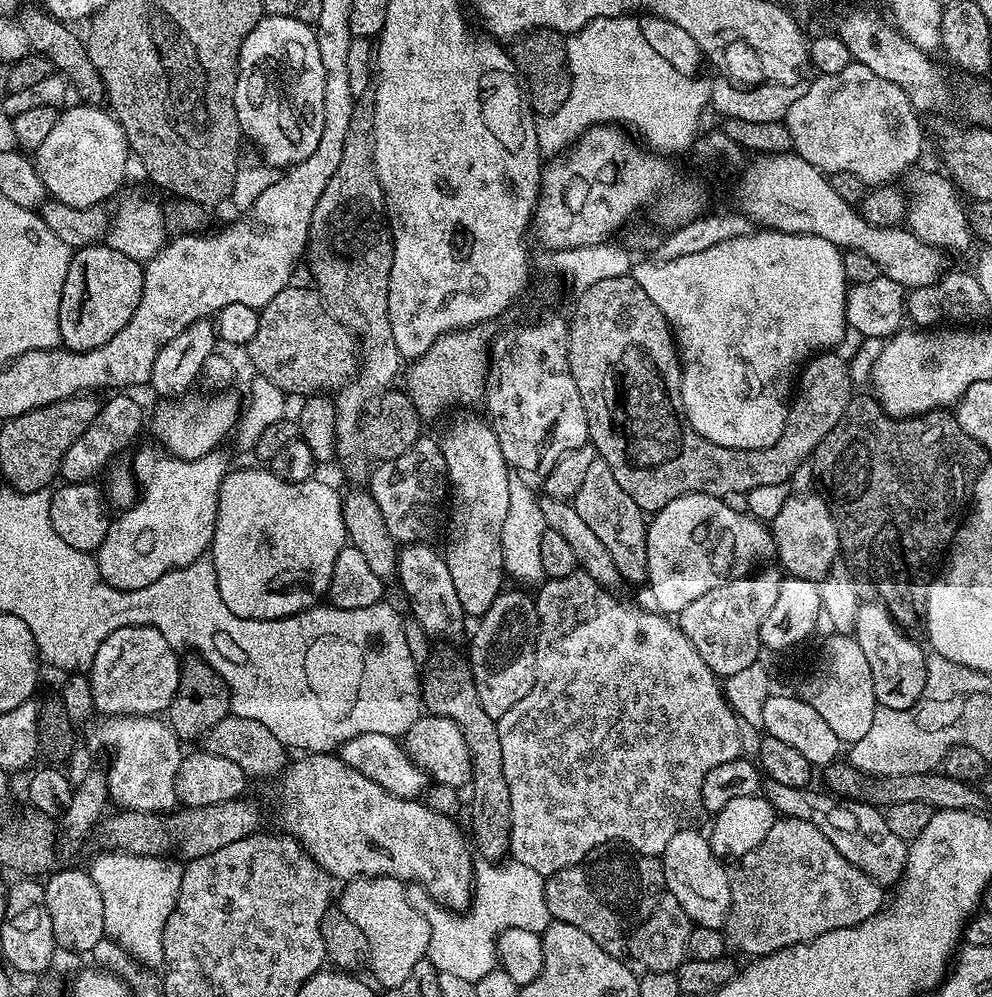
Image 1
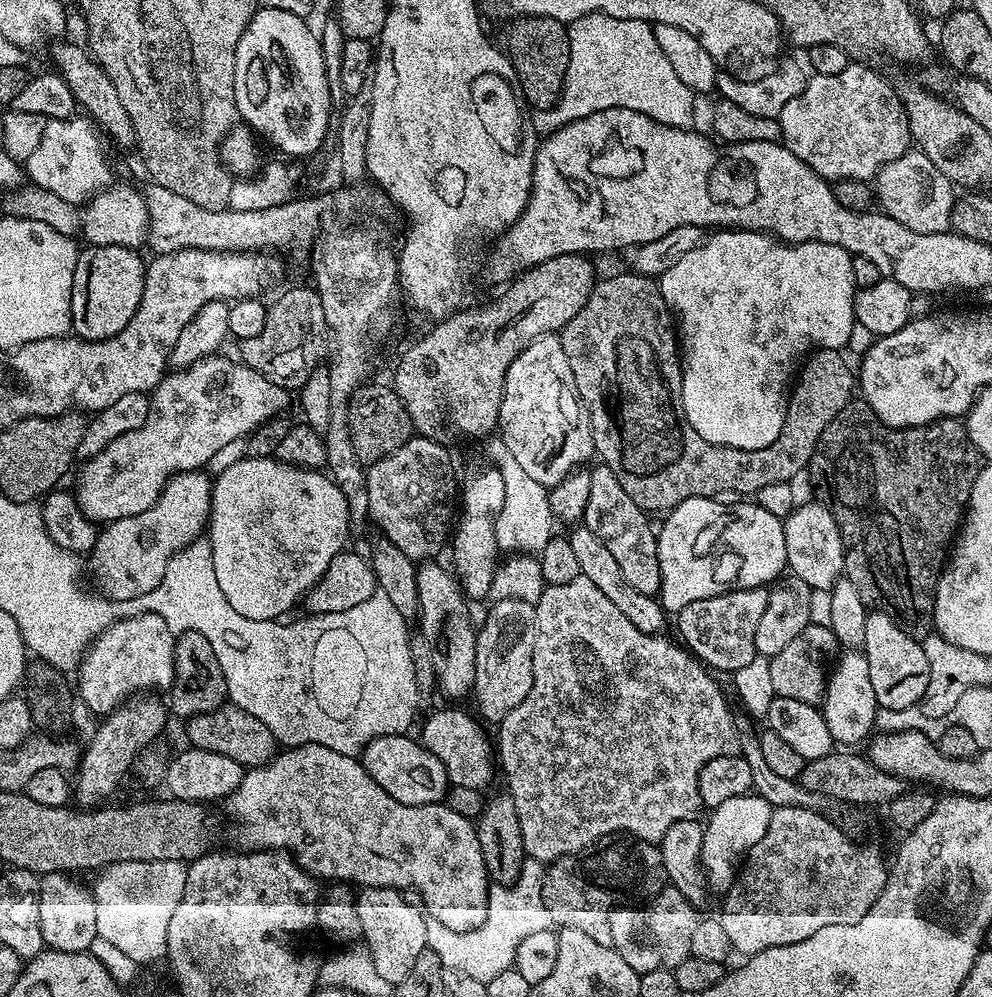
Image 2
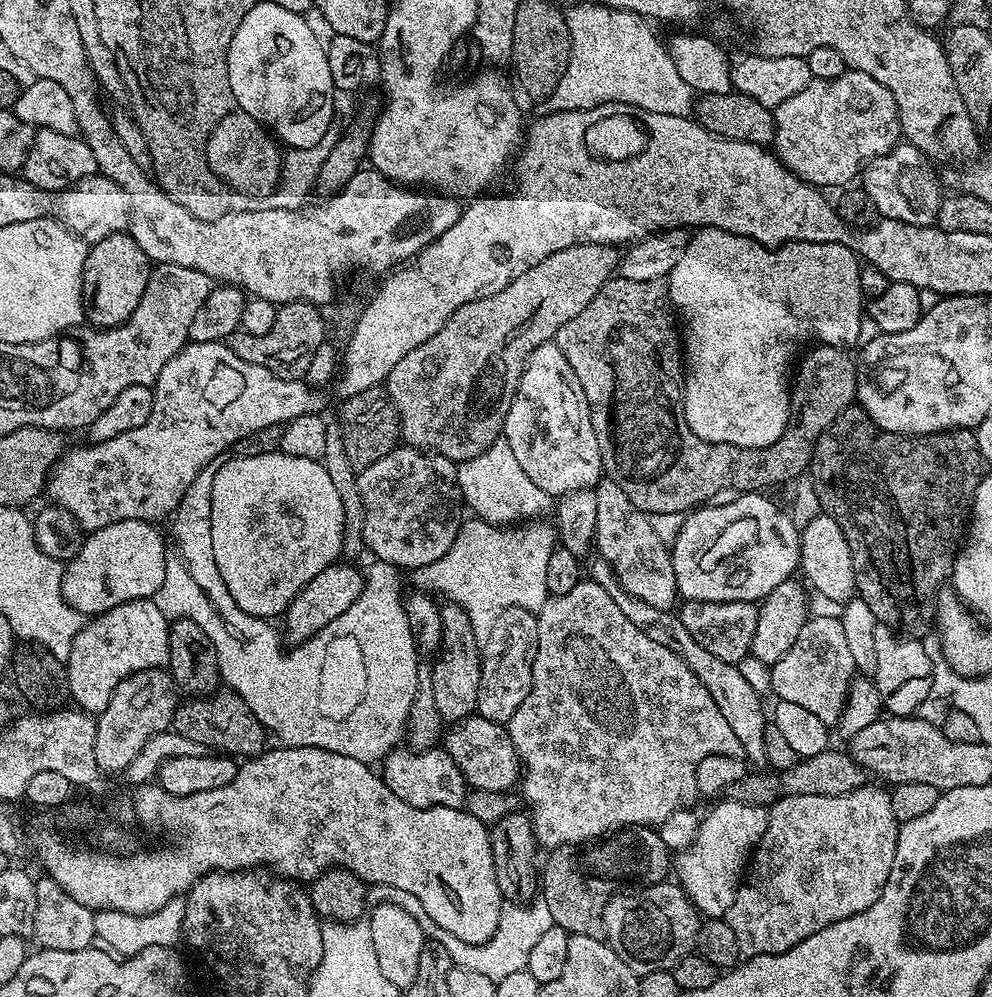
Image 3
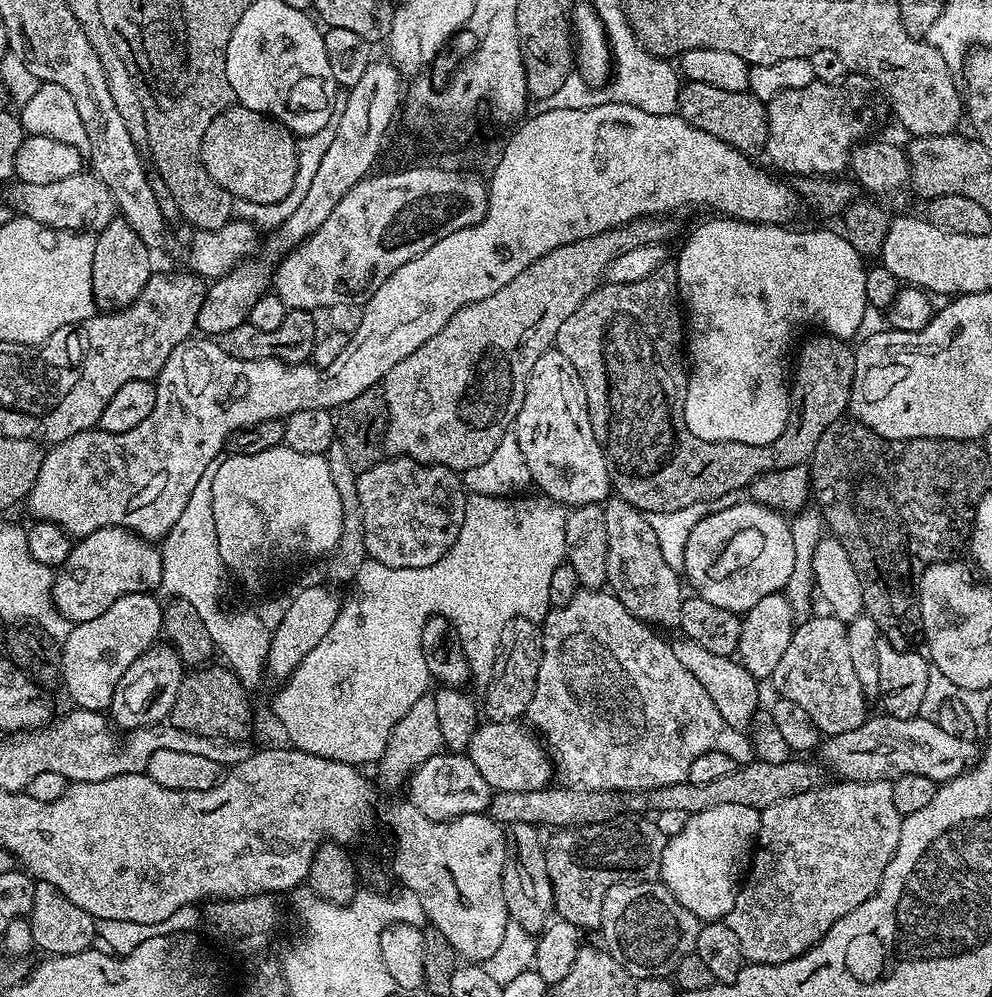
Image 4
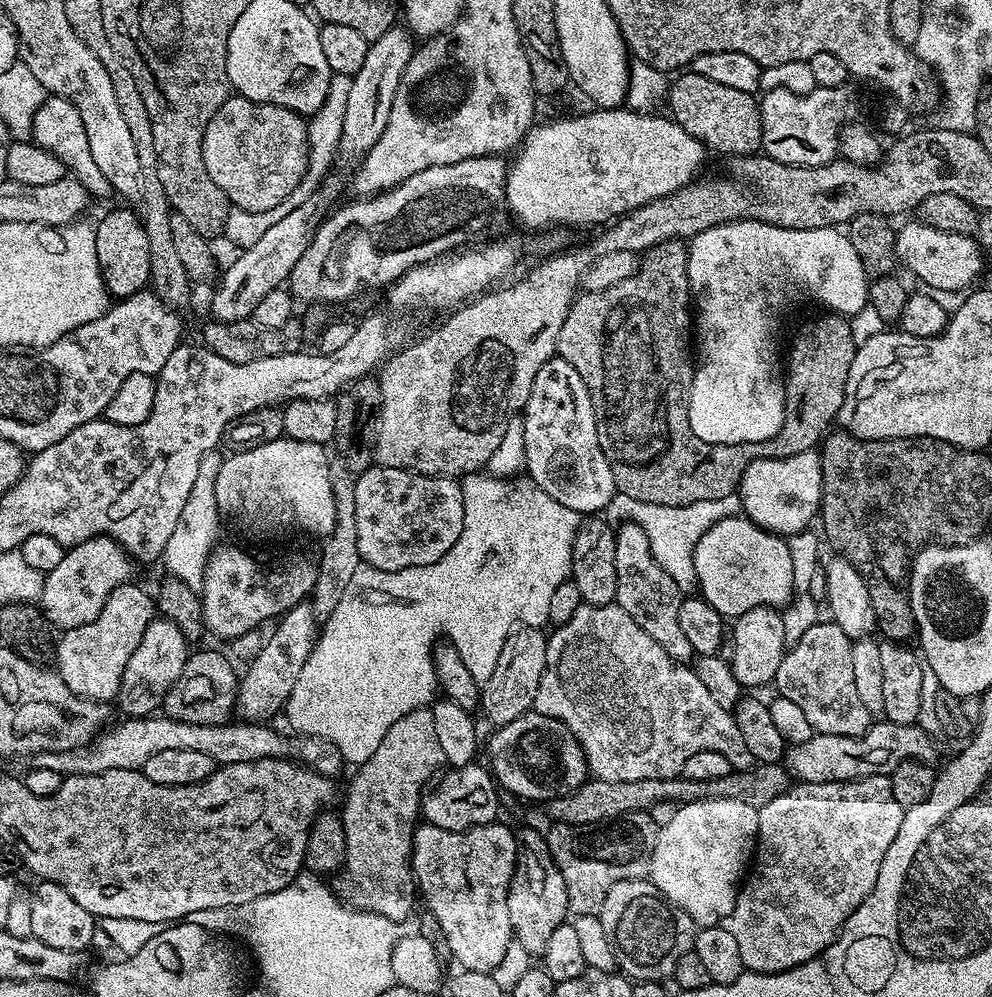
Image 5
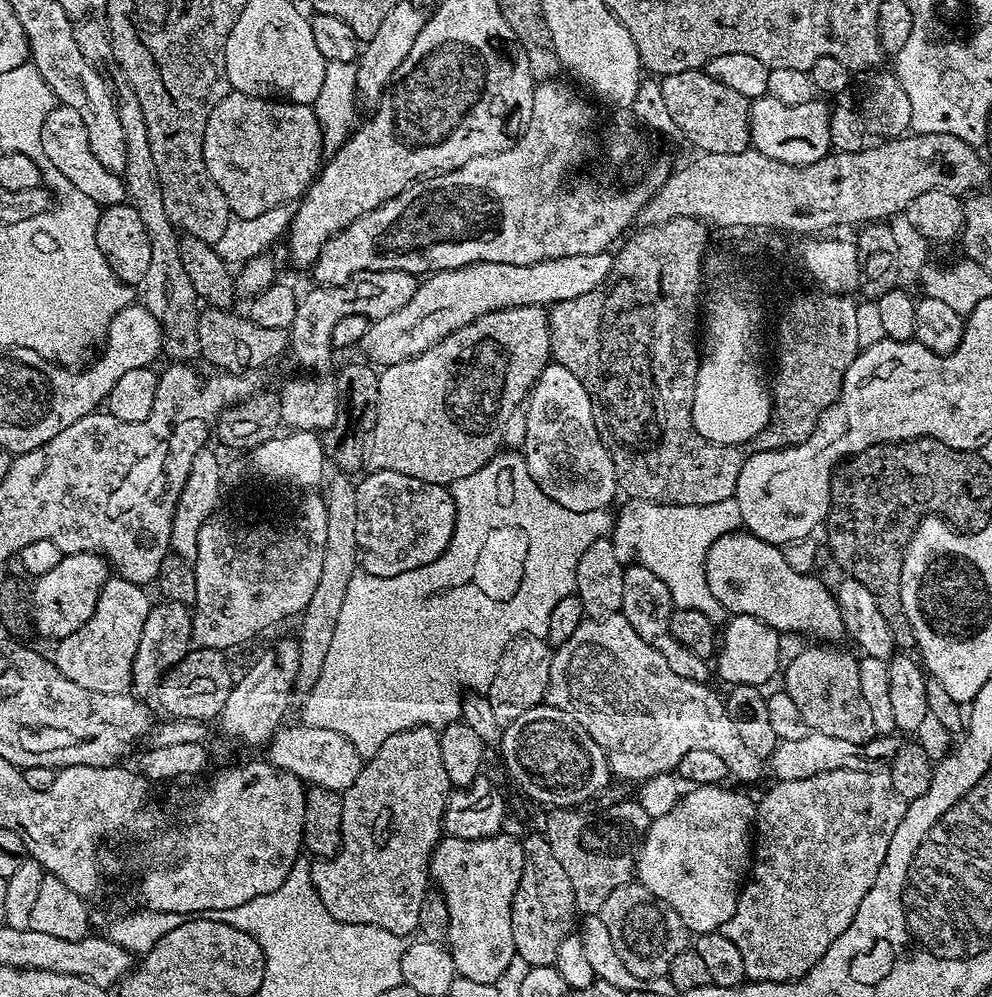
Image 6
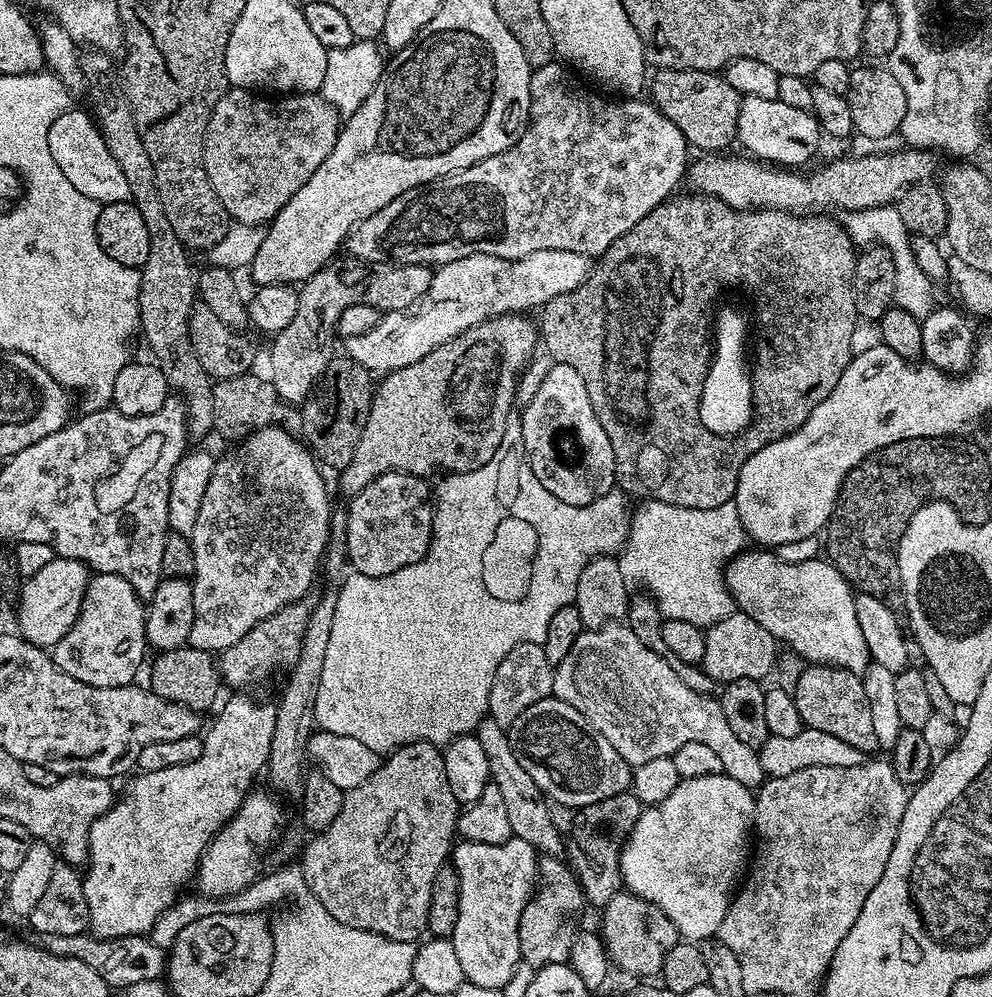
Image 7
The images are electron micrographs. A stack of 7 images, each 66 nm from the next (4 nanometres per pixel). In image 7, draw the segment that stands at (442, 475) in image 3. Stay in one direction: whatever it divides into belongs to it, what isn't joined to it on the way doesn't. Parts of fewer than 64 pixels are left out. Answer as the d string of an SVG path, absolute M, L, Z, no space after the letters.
M387 472L376 476L370 486L366 486L357 496L347 501L348 513L346 538L348 542L347 563L352 572L366 574L370 578L382 578L394 574L414 562L418 562L428 552L434 539L434 492L429 481L422 476L411 476L405 472Z

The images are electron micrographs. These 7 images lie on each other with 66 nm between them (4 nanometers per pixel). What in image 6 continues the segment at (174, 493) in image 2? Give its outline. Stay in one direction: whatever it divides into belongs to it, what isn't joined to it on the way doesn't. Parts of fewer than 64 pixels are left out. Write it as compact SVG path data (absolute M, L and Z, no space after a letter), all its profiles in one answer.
M94 552L82 554L66 554L54 570L35 577L32 590L32 623L37 633L49 636L52 642L65 640L78 626L86 626L86 622L94 614L94 606L98 604L98 594L102 594L102 586L110 579L110 565L103 556Z

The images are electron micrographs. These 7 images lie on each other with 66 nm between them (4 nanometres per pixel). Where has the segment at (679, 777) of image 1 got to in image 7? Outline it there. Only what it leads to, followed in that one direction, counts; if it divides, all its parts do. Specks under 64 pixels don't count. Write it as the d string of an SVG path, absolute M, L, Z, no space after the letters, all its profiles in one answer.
M617 622L605 628L583 631L566 658L555 665L552 696L574 706L574 710L586 717L594 730L601 732L606 742L610 742L610 746L614 746L614 750L618 750L620 757L630 765L671 757L681 746L686 746L686 742L703 742L716 751L718 758L722 758L724 775L742 782L742 786L756 790L766 779L759 751L746 746L746 742L741 742L734 730L730 730L730 722L726 722L726 714L722 714L719 699L686 686L670 668L670 662L650 650L627 623Z

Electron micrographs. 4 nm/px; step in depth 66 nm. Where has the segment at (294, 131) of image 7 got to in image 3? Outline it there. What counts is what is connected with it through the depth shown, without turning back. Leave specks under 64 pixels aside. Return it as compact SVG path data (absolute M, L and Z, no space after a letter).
M233 110L214 126L206 146L206 158L210 170L240 194L268 192L277 187L282 175L282 148L275 136L253 116Z

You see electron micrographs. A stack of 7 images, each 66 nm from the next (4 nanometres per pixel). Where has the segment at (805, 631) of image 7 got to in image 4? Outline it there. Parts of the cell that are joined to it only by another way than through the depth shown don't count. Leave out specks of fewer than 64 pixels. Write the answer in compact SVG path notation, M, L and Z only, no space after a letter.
M741 502L730 509L710 513L694 524L686 541L682 572L687 583L692 583L691 591L695 595L706 598L706 602L713 606L722 606L722 610L743 614L754 606L754 602L762 602L762 598L775 592L783 593L787 586L789 565L793 562L794 546L791 545L789 521L764 504Z

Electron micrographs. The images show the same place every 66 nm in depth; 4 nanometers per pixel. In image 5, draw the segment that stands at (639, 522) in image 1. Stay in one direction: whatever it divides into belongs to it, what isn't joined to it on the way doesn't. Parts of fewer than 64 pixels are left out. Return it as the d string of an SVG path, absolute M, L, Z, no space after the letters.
M621 523L616 530L615 570L617 571L618 590L615 603L630 614L630 618L642 627L658 645L666 650L666 654L680 663L689 663L695 652L686 634L678 626L678 612L684 599L683 591L656 562L648 536L638 524Z

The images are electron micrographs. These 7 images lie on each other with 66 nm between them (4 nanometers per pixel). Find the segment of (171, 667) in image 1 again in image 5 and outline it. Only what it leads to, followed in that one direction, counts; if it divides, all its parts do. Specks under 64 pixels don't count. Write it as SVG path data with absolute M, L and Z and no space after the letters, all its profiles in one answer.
M136 582L119 584L106 598L106 606L102 606L102 614L94 618L94 622L86 622L86 626L69 628L64 636L54 644L54 668L60 673L62 682L74 690L76 696L85 696L88 700L112 702L120 695L122 674L126 670L126 662L130 662L130 654L138 650L138 642L142 642L142 634L146 634L146 626L154 619L154 600L147 596Z

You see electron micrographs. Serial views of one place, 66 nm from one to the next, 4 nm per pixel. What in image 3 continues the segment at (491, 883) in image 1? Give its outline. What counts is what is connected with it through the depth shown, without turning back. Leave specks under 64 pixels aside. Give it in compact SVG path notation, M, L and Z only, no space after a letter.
M516 902L511 906L501 907L496 932L485 944L464 944L458 938L454 938L454 934L442 930L442 926L438 926L427 918L421 919L420 925L427 939L437 940L442 942L442 946L446 946L453 965L466 966L466 970L475 970L477 974L486 974L486 978L497 981L510 974L525 971L528 967L530 950L534 950L538 938L542 938L542 934L546 934L546 930L550 930L554 926L552 915L546 905L542 902L532 905L534 905L533 908L526 908L530 906Z

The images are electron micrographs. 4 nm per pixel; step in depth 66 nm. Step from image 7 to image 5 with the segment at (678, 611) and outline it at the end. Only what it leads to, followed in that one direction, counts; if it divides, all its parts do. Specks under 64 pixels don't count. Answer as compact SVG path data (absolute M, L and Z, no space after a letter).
M737 491L723 498L706 499L704 502L688 503L686 506L676 507L658 507L656 503L641 502L618 492L605 508L604 516L612 524L619 522L638 524L648 536L656 562L672 577L681 591L690 592L697 587L693 554L702 534L706 534L710 526L728 517L739 515L741 510L741 498Z

